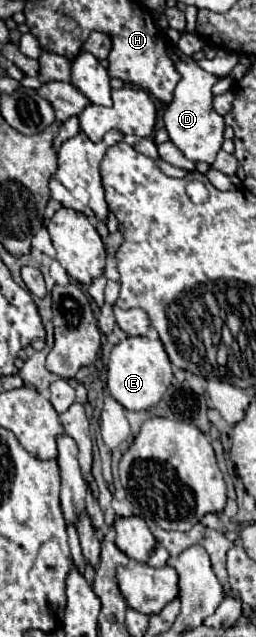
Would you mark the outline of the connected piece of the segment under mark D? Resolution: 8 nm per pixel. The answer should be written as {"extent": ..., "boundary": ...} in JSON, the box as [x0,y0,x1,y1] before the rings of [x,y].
{"extent":[163,46,225,164],"boundary":[[[175,46],[167,48],[169,58],[173,60],[177,72],[181,74],[181,80],[173,92],[173,102],[169,104],[163,120],[165,120],[165,128],[169,132],[171,142],[193,162],[207,162],[211,164],[217,156],[217,152],[221,150],[223,144],[223,130],[225,130],[225,122],[223,116],[215,112],[213,108],[213,86],[217,84],[217,76],[205,72],[203,68],[199,68],[199,64],[181,54]]]}

